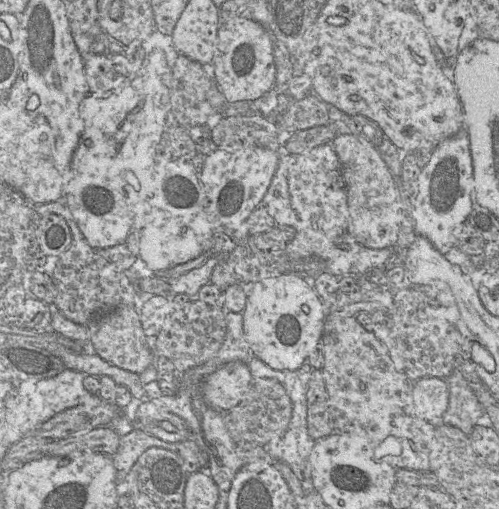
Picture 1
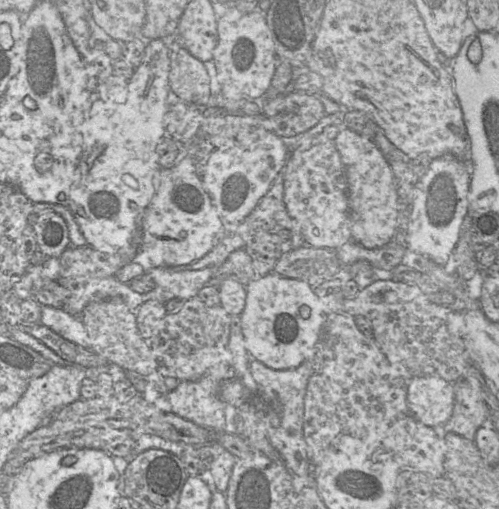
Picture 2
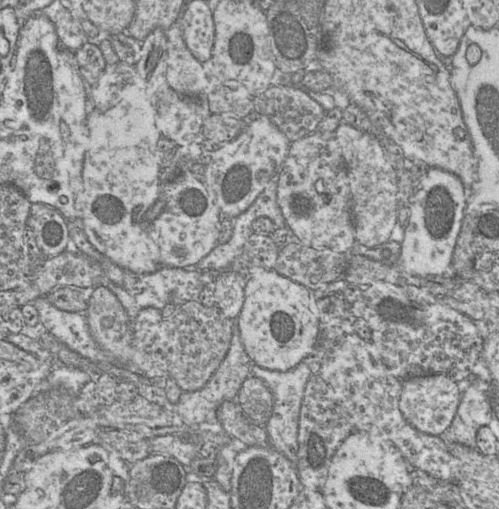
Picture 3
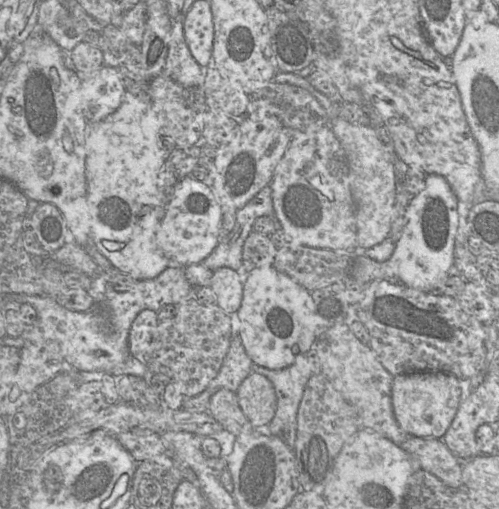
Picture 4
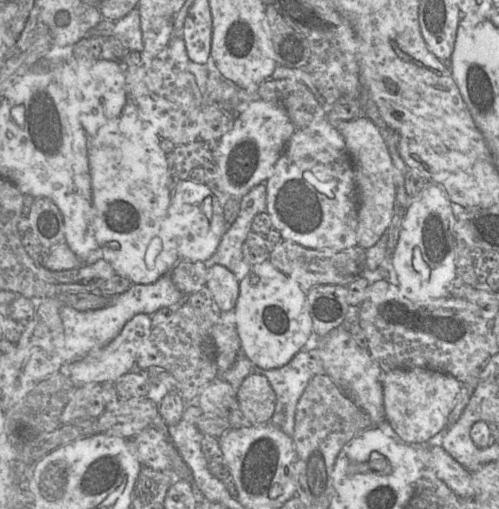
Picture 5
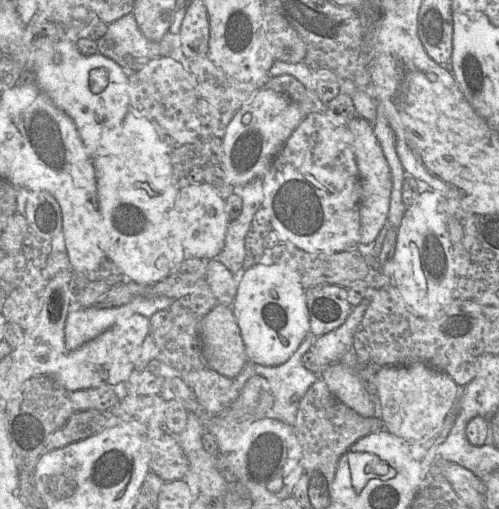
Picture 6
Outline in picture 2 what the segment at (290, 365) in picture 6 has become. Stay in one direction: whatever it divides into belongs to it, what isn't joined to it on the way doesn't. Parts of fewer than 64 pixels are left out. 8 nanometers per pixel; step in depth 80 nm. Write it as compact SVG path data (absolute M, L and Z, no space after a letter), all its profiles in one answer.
M252 359L249 363L249 371L263 400L268 401L272 409L276 410L280 417L280 425L270 428L267 431L267 438L280 453L285 466L292 475L300 481L309 481L313 473L313 467L307 456L307 446L303 436L303 420L306 388L308 380L313 374L310 363L304 361L293 369L274 370L258 360Z

